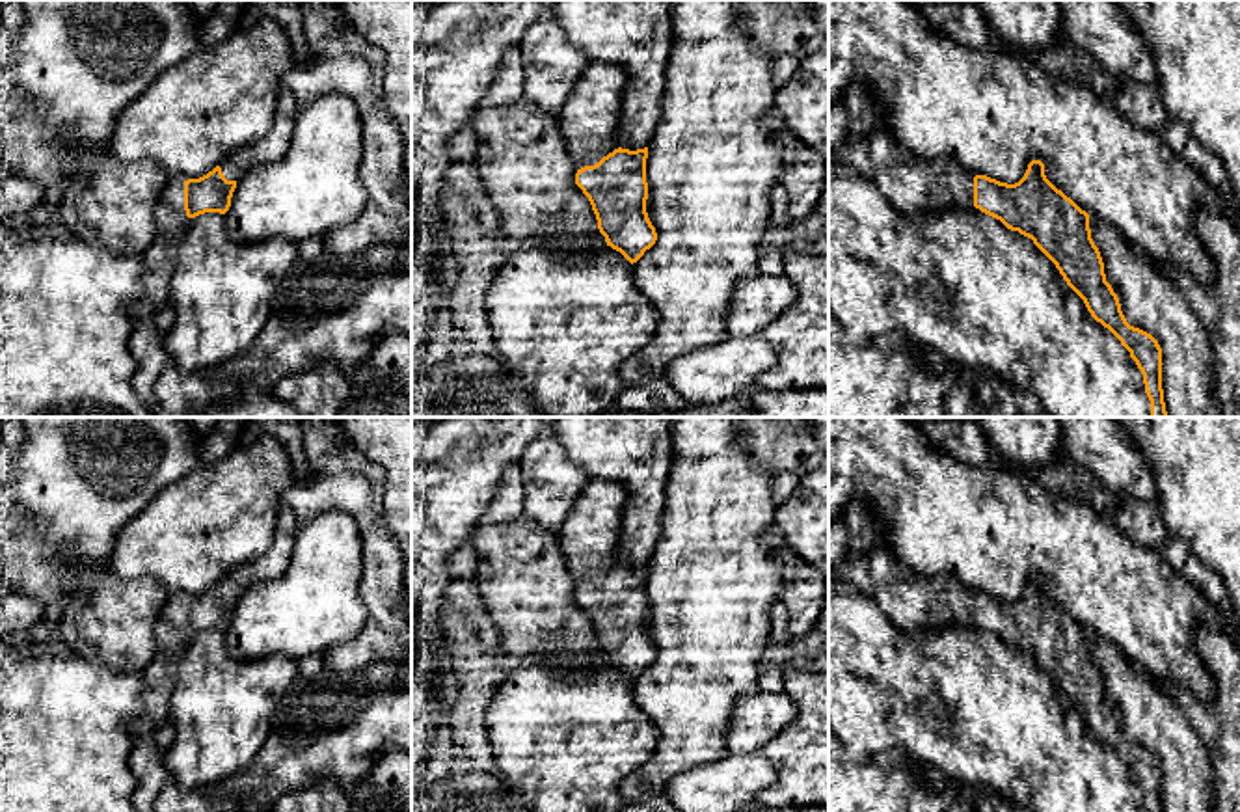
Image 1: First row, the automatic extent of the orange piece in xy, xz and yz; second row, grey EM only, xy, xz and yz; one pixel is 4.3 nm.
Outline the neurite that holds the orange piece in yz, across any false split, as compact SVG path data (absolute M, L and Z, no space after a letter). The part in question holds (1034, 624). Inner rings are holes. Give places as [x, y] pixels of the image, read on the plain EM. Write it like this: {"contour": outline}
{"contour": "M892 549L847 553L832 572L875 600L903 633L976 624L1031 656L1091 734L1130 769L1143 792L1145 810L1164 812L1158 758L1126 739L1091 656L1089 631L1046 596L1041 577L1031 577L1024 594L1007 602L974 592L946 574L918 575Z"}

